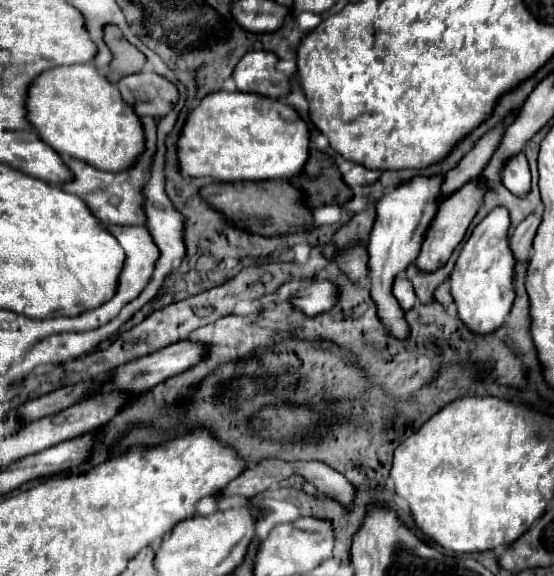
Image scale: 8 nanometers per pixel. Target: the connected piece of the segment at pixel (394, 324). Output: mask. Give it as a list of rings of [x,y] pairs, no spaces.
[[[417,176],[401,184],[393,192],[385,194],[377,202],[377,220],[373,224],[371,238],[367,244],[367,254],[369,254],[367,270],[369,270],[369,280],[371,280],[369,294],[371,294],[371,300],[375,300],[379,320],[383,320],[383,326],[387,328],[387,332],[391,332],[391,336],[395,336],[395,340],[407,340],[407,322],[403,320],[403,310],[399,308],[391,292],[393,282],[395,282],[395,276],[405,272],[407,266],[417,258],[419,246],[423,242],[423,234],[437,212],[437,198],[439,198],[441,182],[443,182],[441,176],[433,176],[433,178]]]

